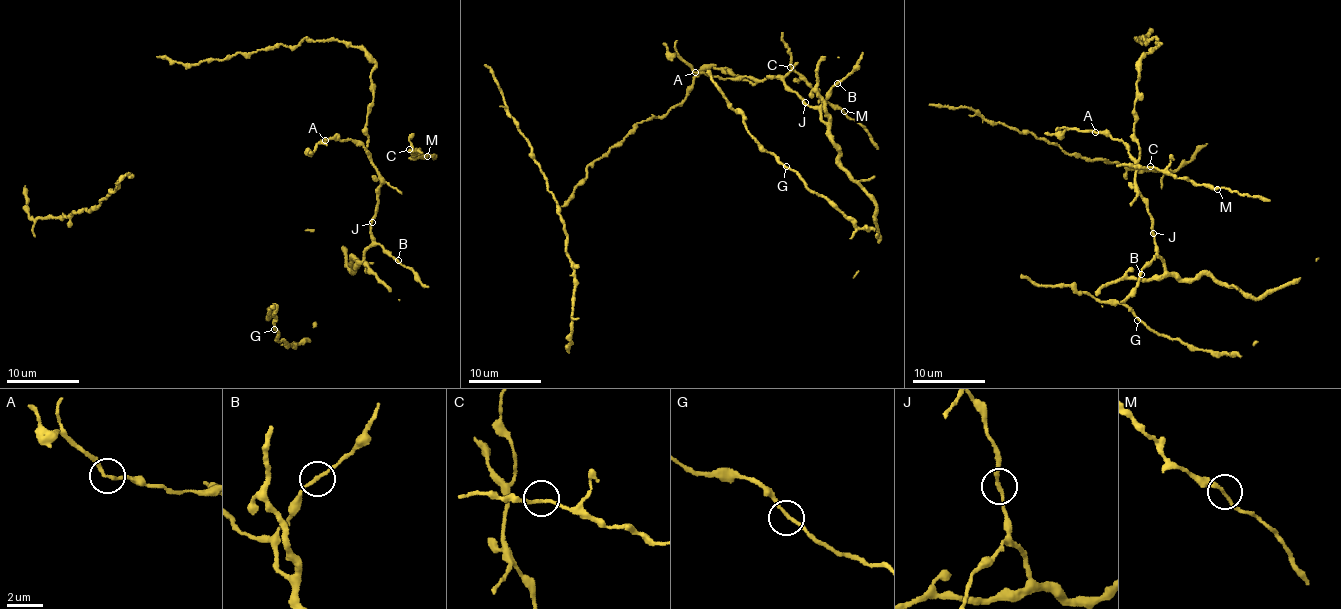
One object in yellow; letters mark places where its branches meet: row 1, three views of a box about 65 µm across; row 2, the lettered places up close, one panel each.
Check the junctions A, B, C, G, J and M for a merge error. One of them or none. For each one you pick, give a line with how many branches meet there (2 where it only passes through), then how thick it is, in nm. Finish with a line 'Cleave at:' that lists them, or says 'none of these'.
Cleave at: none of these

